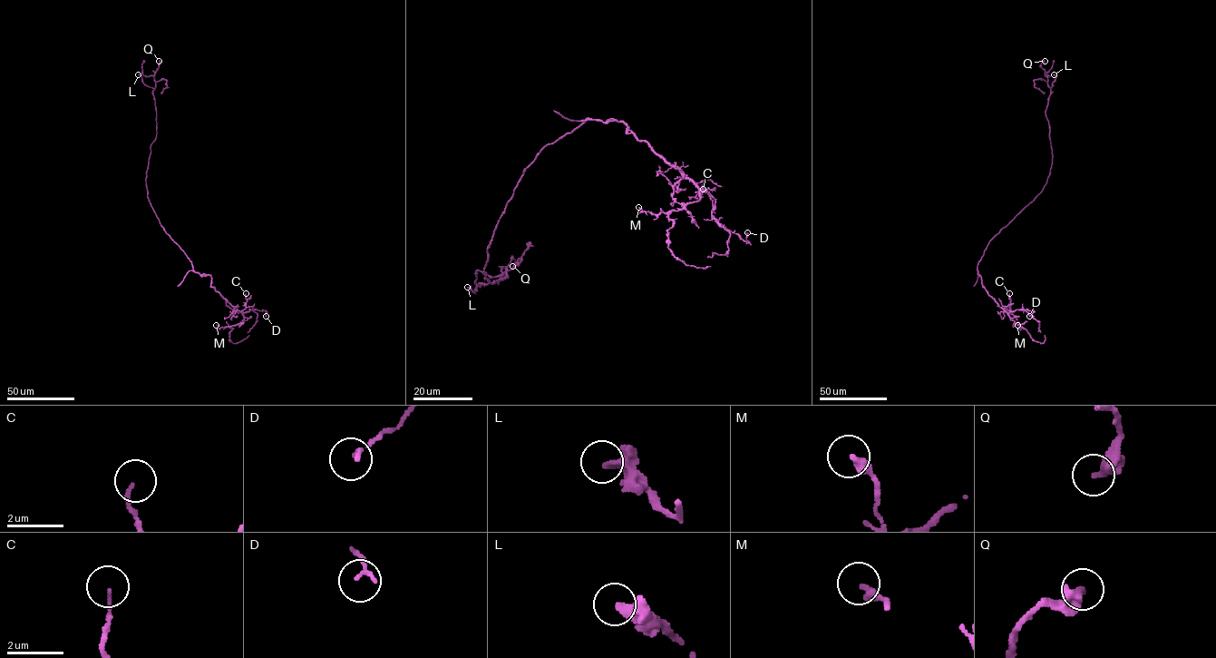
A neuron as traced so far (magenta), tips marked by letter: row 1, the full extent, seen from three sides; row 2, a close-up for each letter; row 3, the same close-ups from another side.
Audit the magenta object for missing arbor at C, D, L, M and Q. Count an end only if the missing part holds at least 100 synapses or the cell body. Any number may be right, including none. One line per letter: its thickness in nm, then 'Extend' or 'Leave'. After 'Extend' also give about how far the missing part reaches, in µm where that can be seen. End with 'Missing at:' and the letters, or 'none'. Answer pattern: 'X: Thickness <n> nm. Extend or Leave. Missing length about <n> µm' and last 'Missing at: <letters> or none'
C: Thickness 110 nm. Leave
D: Thickness 130 nm. Leave
L: Thickness 360 nm. Leave
M: Thickness 340 nm. Leave
Q: Thickness 380 nm. Leave
Missing at: none

